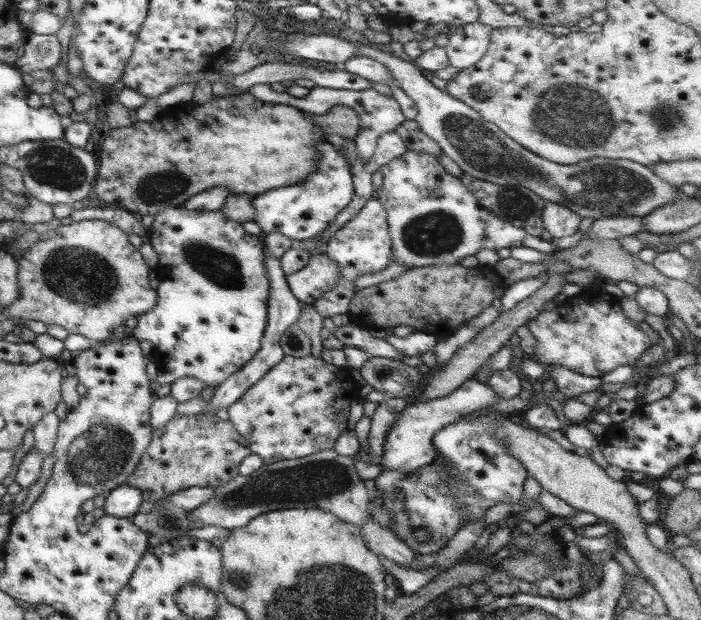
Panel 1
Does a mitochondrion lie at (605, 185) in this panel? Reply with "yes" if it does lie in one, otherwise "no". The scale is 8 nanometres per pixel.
yes

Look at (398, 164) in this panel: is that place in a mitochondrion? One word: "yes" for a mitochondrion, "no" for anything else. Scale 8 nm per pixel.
no

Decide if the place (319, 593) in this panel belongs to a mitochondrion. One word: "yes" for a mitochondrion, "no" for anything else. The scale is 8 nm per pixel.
yes

